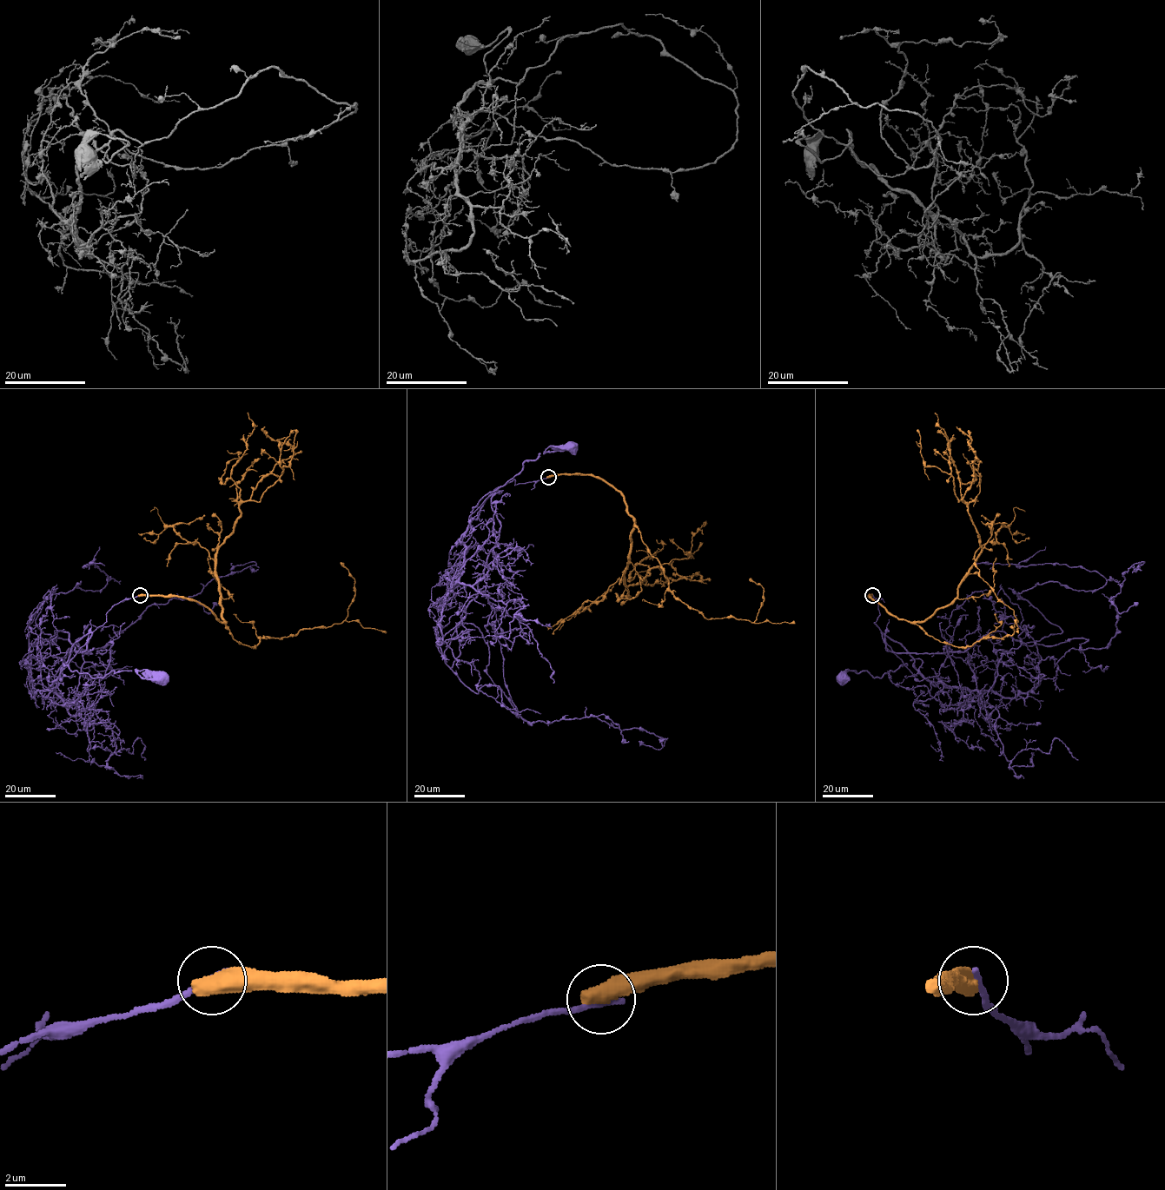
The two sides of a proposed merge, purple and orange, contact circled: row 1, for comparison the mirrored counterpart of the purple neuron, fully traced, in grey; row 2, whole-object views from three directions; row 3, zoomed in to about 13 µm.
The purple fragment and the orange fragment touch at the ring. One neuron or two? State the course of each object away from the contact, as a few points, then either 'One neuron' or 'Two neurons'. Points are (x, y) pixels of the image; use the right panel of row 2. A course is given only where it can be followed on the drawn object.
Course of purple: (872, 595), (880, 613), (874, 623), (903, 663), (881, 677), (874, 677), (866, 671), (846, 670), (842, 677). Course of orange: (872, 595), (899, 618), (925, 621), (957, 596), (982, 549), (963, 499), (975, 453), (956, 426). Two neurons

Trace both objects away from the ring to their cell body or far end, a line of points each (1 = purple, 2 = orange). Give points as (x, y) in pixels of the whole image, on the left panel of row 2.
1: (139, 595), (110, 609), (106, 621), (69, 667), (94, 677), (111, 671), (148, 670), (161, 671), (164, 677)
2: (139, 595), (195, 599), (225, 621), (218, 547), (257, 483), (294, 453), (264, 426)

